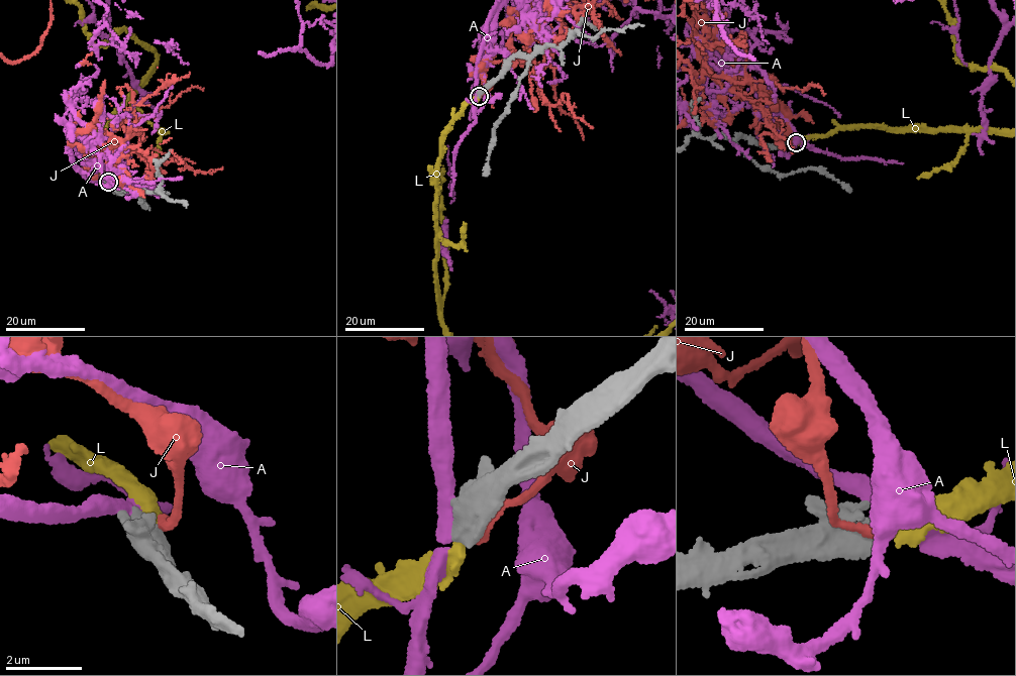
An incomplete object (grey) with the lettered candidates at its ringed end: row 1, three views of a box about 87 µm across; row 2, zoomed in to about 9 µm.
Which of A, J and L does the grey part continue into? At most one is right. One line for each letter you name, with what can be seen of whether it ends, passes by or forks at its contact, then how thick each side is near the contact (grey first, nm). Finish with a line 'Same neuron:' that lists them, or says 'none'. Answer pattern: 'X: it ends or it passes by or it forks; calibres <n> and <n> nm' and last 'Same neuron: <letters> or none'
L: it ends; calibres 380 and 380 nm
Same neuron: L

